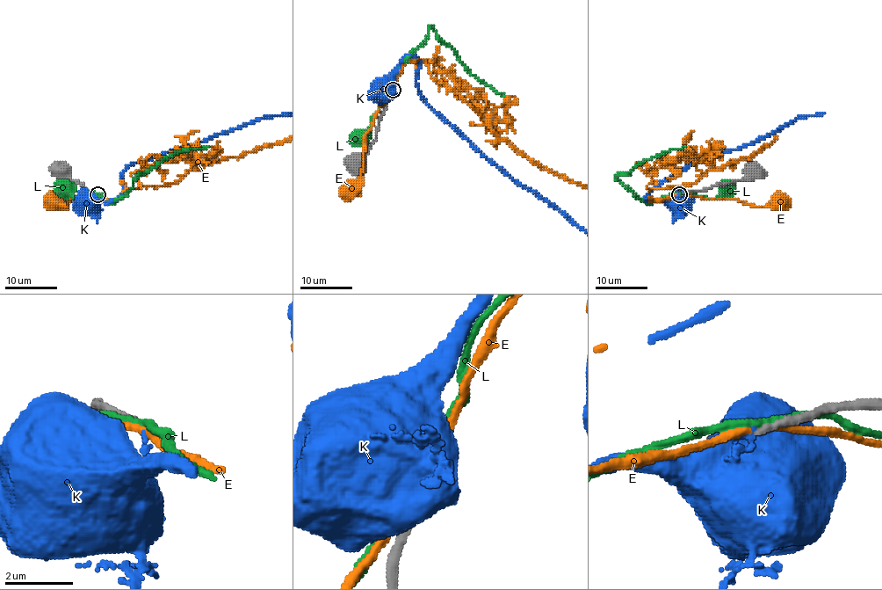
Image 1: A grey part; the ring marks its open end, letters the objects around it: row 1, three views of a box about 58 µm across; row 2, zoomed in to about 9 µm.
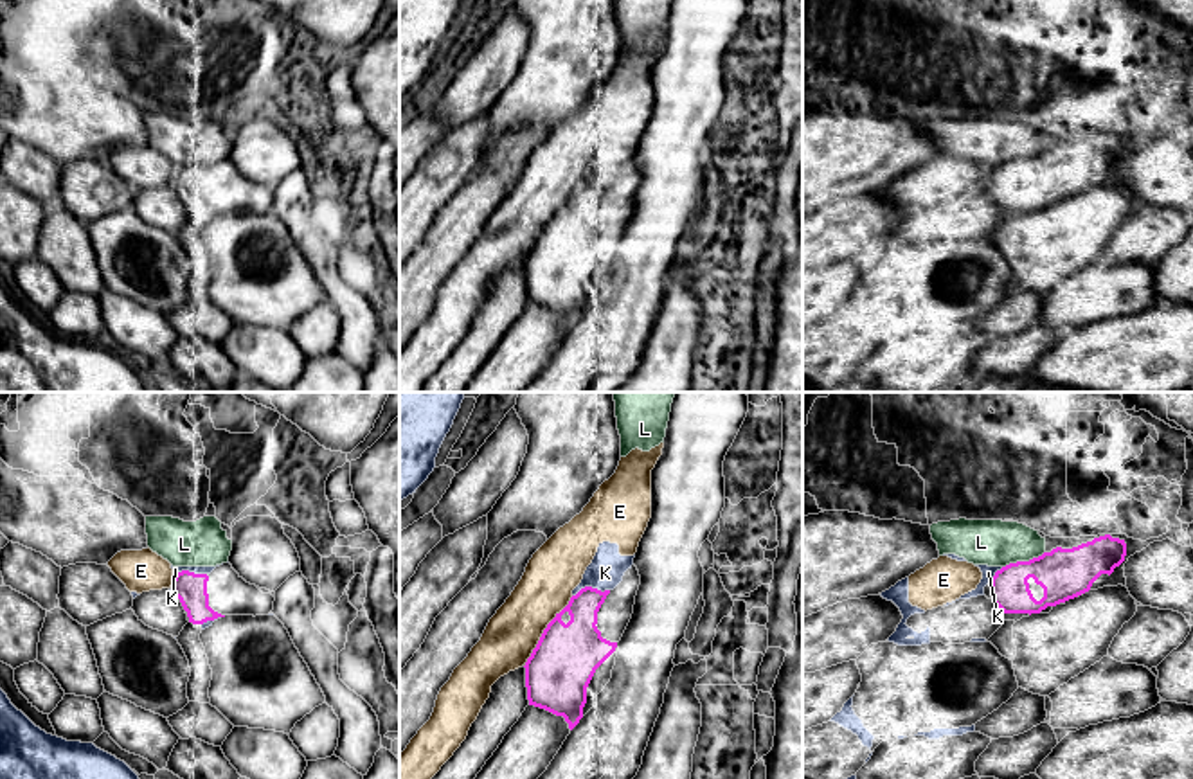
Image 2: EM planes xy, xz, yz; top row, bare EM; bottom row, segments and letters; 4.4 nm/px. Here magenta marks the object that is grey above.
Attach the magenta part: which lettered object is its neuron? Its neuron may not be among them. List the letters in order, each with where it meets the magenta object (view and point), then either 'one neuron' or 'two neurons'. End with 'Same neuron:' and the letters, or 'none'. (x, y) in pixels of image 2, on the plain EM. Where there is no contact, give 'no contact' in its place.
E: xz (544, 229) | two neurons
K: xz (591, 184) | two neurons
L: yz (1022, 159) | two neurons
Same neuron: none

